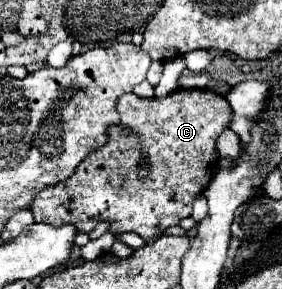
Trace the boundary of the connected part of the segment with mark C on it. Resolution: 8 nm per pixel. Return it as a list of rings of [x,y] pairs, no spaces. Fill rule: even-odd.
[[[178,90],[164,98],[126,94],[118,100],[118,114],[120,124],[110,128],[110,140],[88,154],[68,180],[44,188],[34,198],[30,210],[36,222],[74,224],[84,234],[100,222],[110,222],[110,232],[136,232],[148,242],[192,214],[192,202],[216,172],[216,140],[230,126],[226,98],[212,90]],[[142,162],[148,168],[146,178],[140,178]]]

